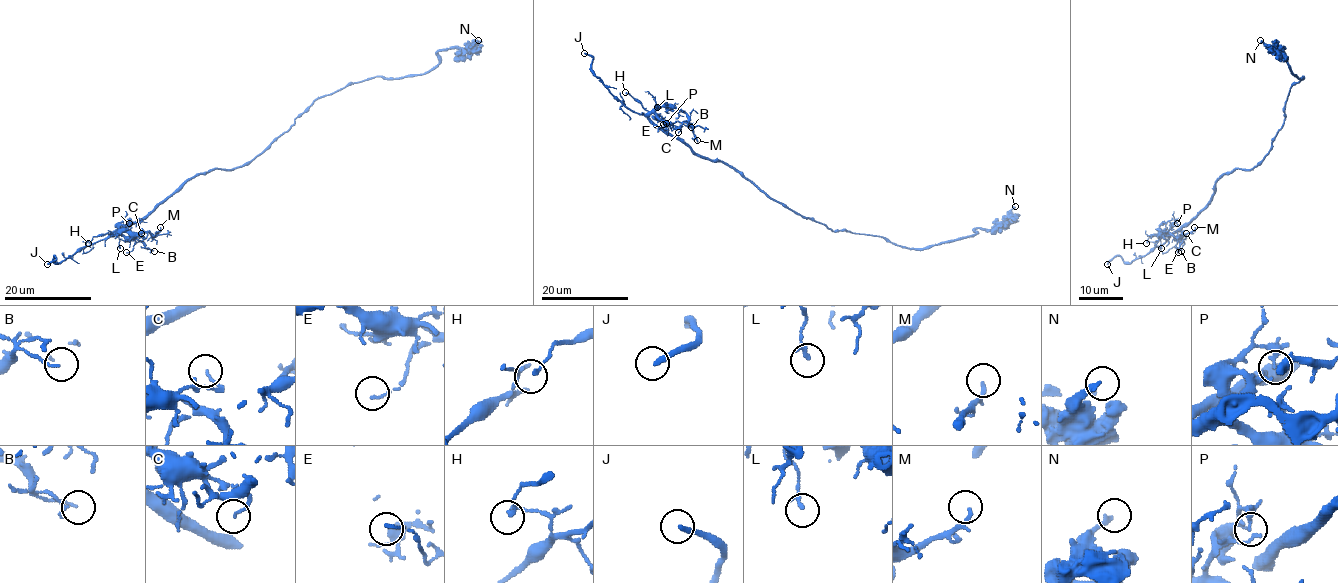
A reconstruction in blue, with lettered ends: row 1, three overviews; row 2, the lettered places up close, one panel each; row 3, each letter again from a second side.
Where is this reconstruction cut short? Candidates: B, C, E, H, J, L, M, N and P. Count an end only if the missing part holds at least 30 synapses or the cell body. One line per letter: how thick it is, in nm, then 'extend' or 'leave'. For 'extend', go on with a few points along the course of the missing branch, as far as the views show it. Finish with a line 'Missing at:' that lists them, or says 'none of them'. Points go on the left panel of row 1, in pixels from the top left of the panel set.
B: calibre 80 nm; leave
C: calibre 100 nm; leave
E: calibre 110 nm; leave
H: calibre 100 nm; leave
J: calibre 200 nm; extend
L: calibre 160 nm; leave
M: calibre 150 nm; leave
N: calibre 220 nm; leave
P: calibre 150 nm; leave
Missing at: J

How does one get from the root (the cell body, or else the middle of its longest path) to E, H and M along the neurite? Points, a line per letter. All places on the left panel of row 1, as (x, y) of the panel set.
E: (252, 159), (231, 169), (197, 173), (145, 216), (123, 224), (112, 234), (132, 236), (138, 241), (126, 252)
H: (252, 159), (231, 169), (197, 173), (142, 218), (123, 224), (112, 234), (98, 234), (88, 243)
M: (252, 159), (231, 169), (197, 173), (145, 216), (112, 234), (130, 231), (153, 236), (160, 227)

